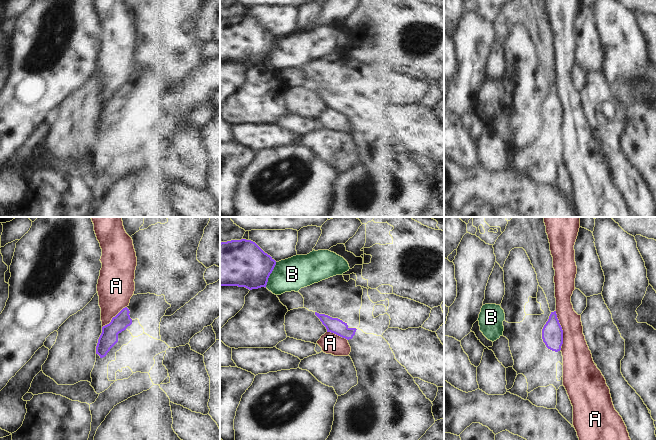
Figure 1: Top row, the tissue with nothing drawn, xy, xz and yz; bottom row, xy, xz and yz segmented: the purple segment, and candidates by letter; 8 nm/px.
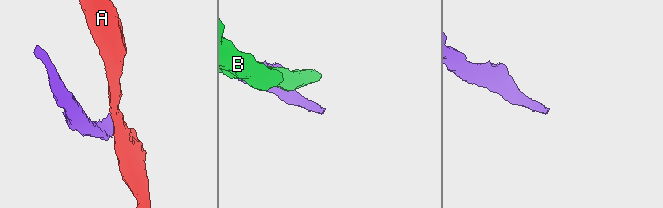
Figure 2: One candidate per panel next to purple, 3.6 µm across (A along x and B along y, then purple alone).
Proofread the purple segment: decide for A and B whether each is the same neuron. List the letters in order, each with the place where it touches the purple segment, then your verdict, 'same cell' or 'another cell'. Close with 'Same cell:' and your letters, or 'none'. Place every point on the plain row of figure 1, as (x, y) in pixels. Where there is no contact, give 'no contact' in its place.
A: yz (561, 104) | another cell
B: xz (269, 51) | another cell
Same cell: none

